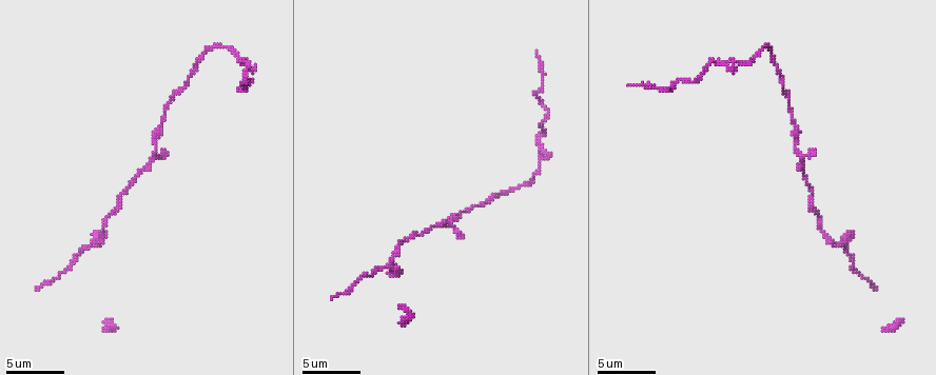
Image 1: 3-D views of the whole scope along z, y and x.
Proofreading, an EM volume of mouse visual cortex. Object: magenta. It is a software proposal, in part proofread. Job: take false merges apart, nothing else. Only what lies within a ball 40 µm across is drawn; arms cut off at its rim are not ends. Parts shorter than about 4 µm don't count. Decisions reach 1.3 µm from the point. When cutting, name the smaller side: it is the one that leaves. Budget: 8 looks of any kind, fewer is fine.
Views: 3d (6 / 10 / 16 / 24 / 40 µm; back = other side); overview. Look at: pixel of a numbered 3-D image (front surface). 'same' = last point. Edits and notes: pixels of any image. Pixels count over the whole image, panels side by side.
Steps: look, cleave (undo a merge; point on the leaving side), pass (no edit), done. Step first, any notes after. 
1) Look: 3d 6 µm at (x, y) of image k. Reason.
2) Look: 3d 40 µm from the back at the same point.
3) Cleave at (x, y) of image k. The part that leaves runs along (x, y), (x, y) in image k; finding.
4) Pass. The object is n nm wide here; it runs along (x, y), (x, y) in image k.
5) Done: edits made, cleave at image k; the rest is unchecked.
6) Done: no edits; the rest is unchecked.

Look: 3d 10 µm at (540, 161) of image 1. Calibre changes.

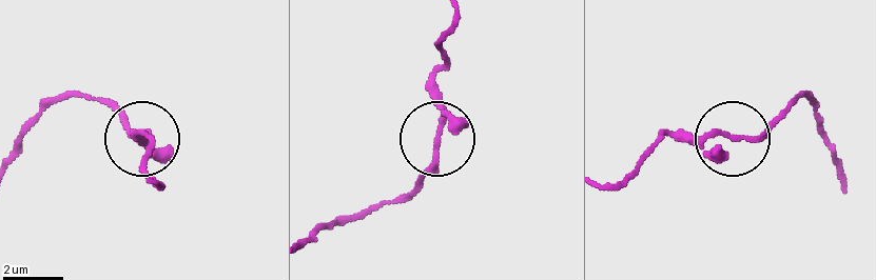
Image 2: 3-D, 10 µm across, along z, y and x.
Pass. 3 arms meet here; it runs along (841, 165), (801, 97), (748, 135), (681, 142), (660, 135) in image 2; one neuron here.

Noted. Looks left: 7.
Look: 3d 6 µm at (811, 191) of image 1. Calibre changes.

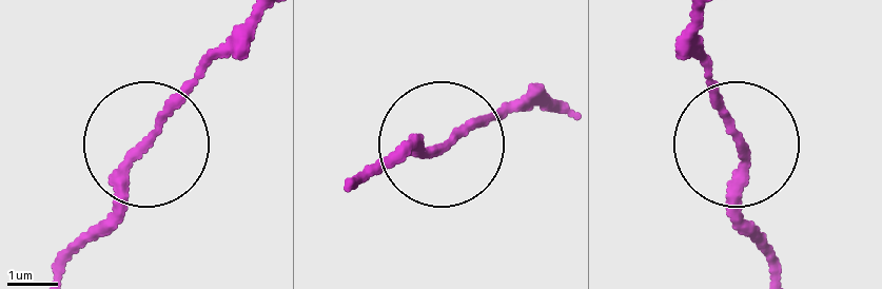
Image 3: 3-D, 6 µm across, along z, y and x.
Pass. It runs along (545, 100), (373, 164) in image 3; all the same neuron.

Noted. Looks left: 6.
Look: 3d 10 µm at (384, 269) of image 1. Sudden change in width.

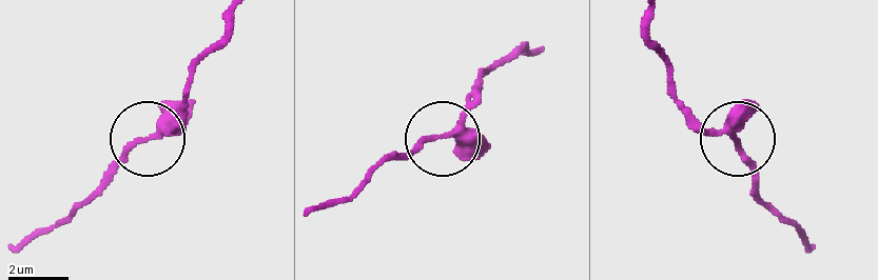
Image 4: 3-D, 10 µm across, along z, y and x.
Pass. 3 arms meet here; continuous, no second neuron.

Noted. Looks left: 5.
Look: 3d 10 µm at (250, 80) of image 1. A narrow waist.

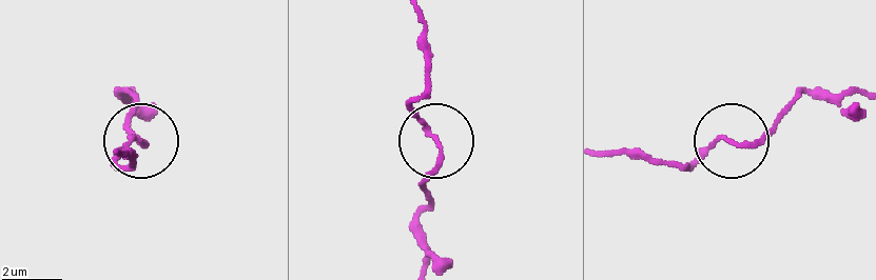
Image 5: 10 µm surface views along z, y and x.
Look: 3d 6 µm at (736, 142) of image 5. Closer look.

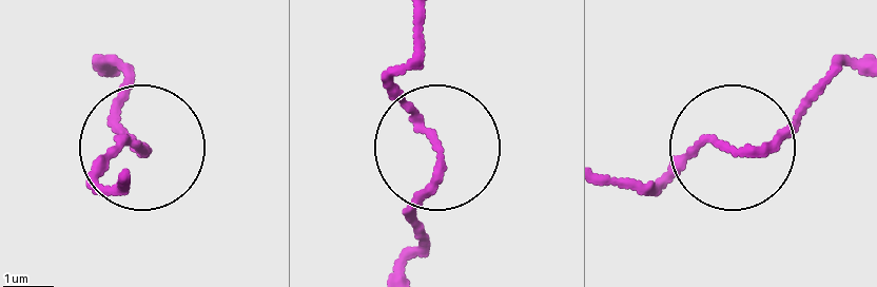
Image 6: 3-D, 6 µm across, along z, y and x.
Pass. It runs along (111, 73), (144, 153), (119, 145), (102, 166), (106, 186) in image 6; one neuron here.

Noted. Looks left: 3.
Done: no edits; the rest is unchecked.

